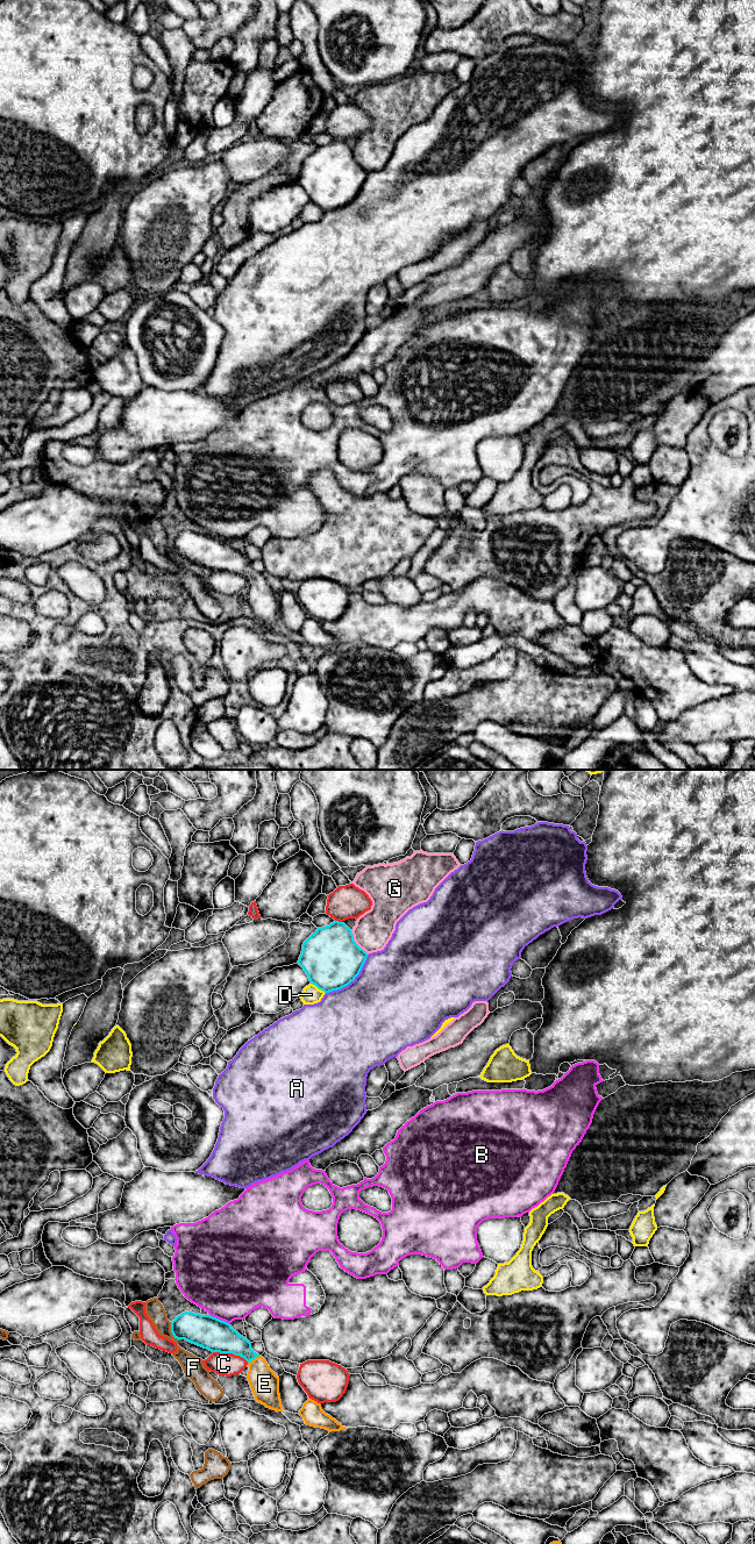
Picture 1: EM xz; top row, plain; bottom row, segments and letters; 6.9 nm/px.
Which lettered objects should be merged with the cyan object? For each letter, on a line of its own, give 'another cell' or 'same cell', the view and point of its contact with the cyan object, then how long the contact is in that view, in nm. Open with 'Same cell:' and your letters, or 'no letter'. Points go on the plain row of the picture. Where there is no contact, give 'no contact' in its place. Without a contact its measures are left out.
Same cell: E
A: another cell; meets cyan in xz at (351, 199); contact 400 nm long
B: another cell; meets cyan in xz at (220, 538); contact 160 nm long
C: another cell; meets cyan in xz at (230, 571); contact 260 nm long
D: another cell; meets cyan in xz at (318, 206); contact 130 nm long
E: same cell; meets cyan in xz at (253, 578); contact 100 nm long
F: another cell; meets cyan in xz at (171, 550); contact 140 nm long
G: another cell; meets cyan in xz at (355, 162); contact 200 nm long

